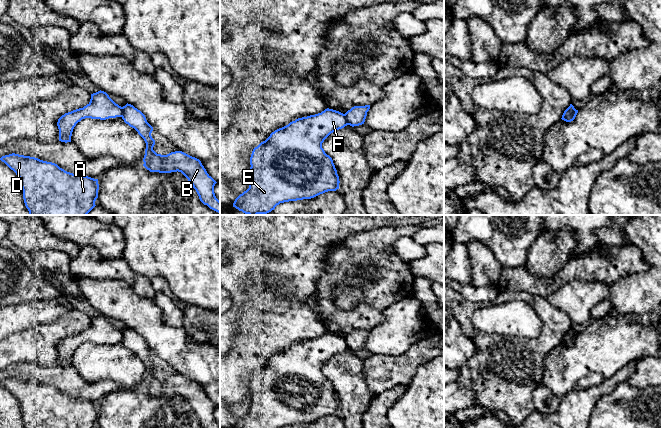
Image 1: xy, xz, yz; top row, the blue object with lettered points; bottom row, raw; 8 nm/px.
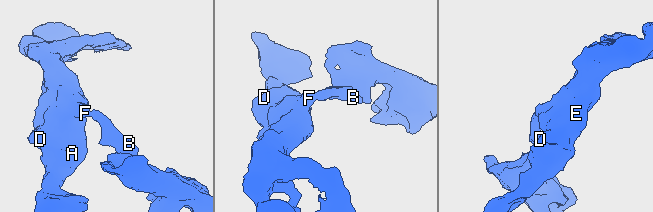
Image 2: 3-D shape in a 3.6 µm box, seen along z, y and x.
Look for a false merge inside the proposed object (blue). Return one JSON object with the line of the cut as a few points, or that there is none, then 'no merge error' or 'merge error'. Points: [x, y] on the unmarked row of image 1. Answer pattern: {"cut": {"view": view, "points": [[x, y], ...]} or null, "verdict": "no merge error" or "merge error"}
{"cut": {"view": "xz", "points": [[344, 338], [348, 348]]}, "verdict": "merge error"}

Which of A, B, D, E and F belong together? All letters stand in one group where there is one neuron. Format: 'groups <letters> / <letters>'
groups A D E F / B

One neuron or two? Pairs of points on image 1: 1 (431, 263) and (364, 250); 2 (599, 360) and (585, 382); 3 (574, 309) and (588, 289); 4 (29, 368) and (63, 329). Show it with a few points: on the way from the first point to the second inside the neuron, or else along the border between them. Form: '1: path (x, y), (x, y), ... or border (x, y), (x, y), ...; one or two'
1: border (408, 263), (410, 271), (415, 276); two
2: border (605, 378), (599, 373), (588, 373), (574, 388); two
3: path (577, 304), (577, 300), (583, 294); one
4: border (57, 364), (17, 362), (11, 366); two

